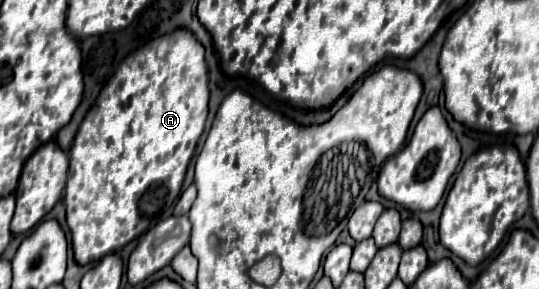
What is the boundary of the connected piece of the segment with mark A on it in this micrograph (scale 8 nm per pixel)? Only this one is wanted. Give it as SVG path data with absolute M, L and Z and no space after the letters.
M180 27L172 33L166 33L158 39L152 39L152 41L132 51L124 59L124 67L118 67L116 73L112 75L112 79L104 85L104 89L100 91L96 103L90 107L84 121L80 123L78 133L74 137L74 145L70 147L70 169L68 169L68 178L64 190L64 205L66 207L66 222L72 235L74 257L80 265L100 261L104 255L116 253L126 243L130 243L134 237L144 233L158 219L158 215L162 213L164 207L174 205L174 201L180 195L180 187L182 187L188 163L190 163L190 159L194 155L194 149L198 145L198 139L204 131L206 115L208 115L208 67L206 67L206 61L204 61L204 47L198 43L198 39L194 37L192 31Z

